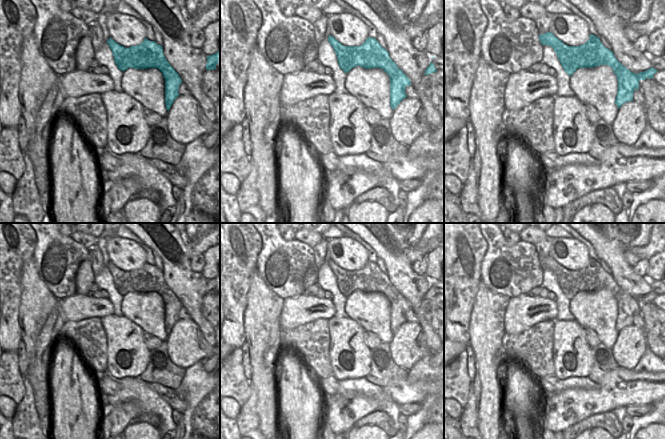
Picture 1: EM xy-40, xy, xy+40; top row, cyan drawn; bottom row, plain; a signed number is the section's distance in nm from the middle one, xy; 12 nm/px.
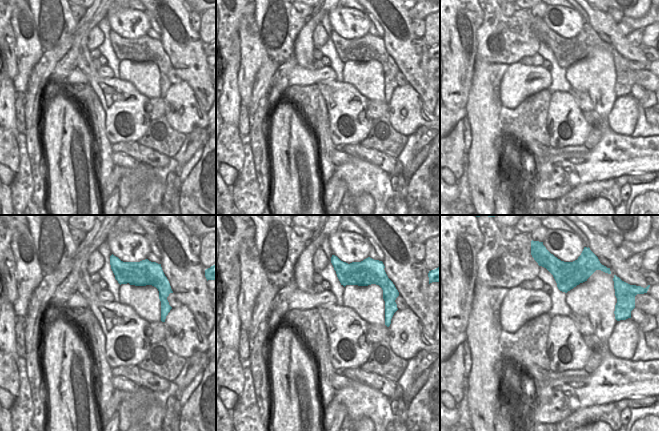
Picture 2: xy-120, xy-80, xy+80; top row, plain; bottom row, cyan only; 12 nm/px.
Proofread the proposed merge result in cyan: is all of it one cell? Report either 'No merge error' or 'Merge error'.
Merge error.

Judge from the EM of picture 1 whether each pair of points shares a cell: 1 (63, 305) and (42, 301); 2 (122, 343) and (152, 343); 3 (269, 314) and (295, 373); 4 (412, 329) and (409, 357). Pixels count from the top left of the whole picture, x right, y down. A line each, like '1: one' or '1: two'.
1: two
2: two
3: two
4: one

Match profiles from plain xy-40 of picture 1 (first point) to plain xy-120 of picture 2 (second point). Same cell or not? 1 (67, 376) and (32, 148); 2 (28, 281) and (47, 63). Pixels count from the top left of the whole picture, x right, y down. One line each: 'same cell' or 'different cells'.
1: different cells
2: different cells

